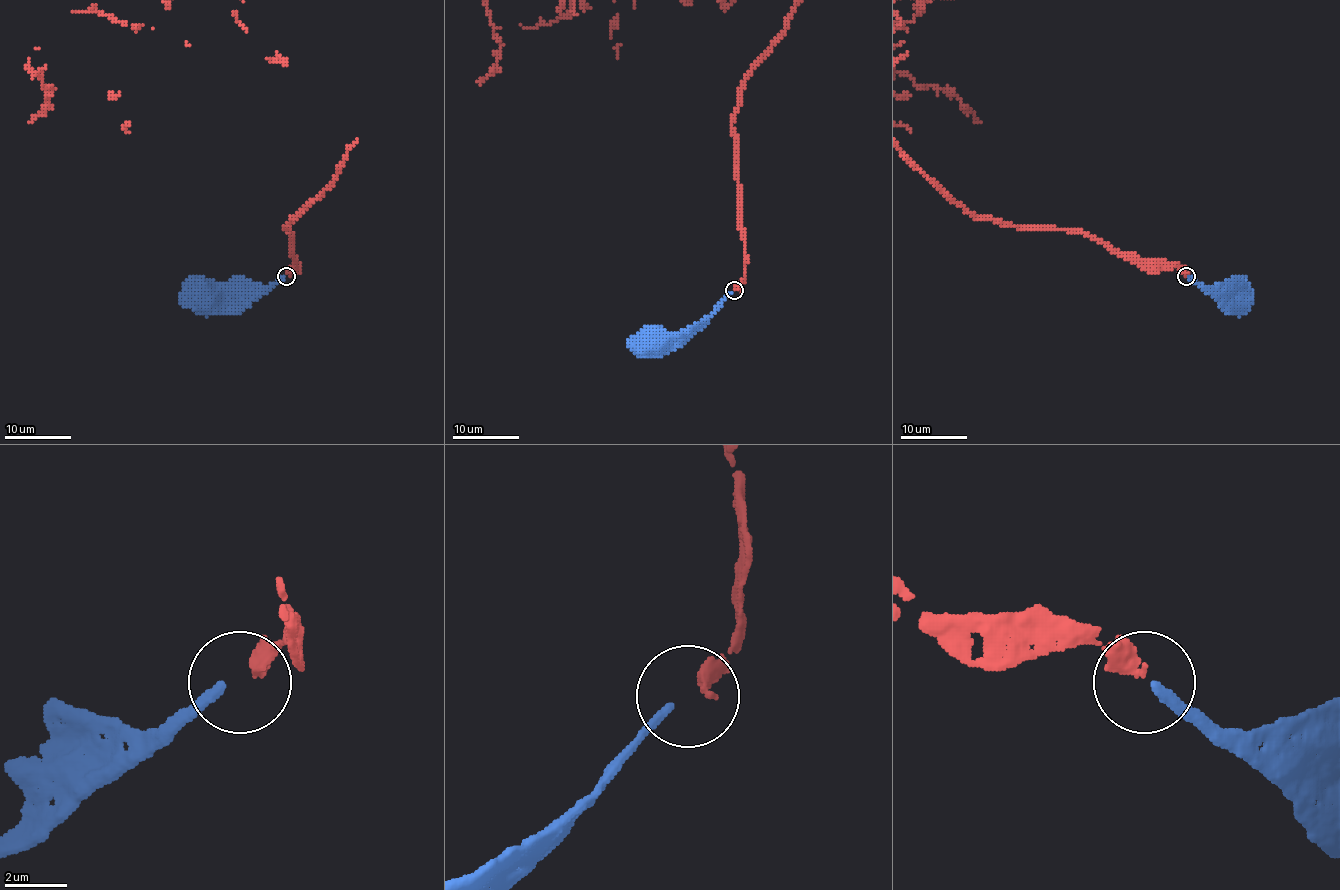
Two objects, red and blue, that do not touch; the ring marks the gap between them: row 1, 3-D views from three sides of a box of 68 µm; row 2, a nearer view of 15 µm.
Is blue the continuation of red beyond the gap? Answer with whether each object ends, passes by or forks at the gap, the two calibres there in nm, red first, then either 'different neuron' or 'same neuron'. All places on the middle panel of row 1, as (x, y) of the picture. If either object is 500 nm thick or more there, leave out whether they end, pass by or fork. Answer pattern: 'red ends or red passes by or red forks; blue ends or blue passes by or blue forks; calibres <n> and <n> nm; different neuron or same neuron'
red ends; blue ends; calibres 440 and 300 nm; same neuron

